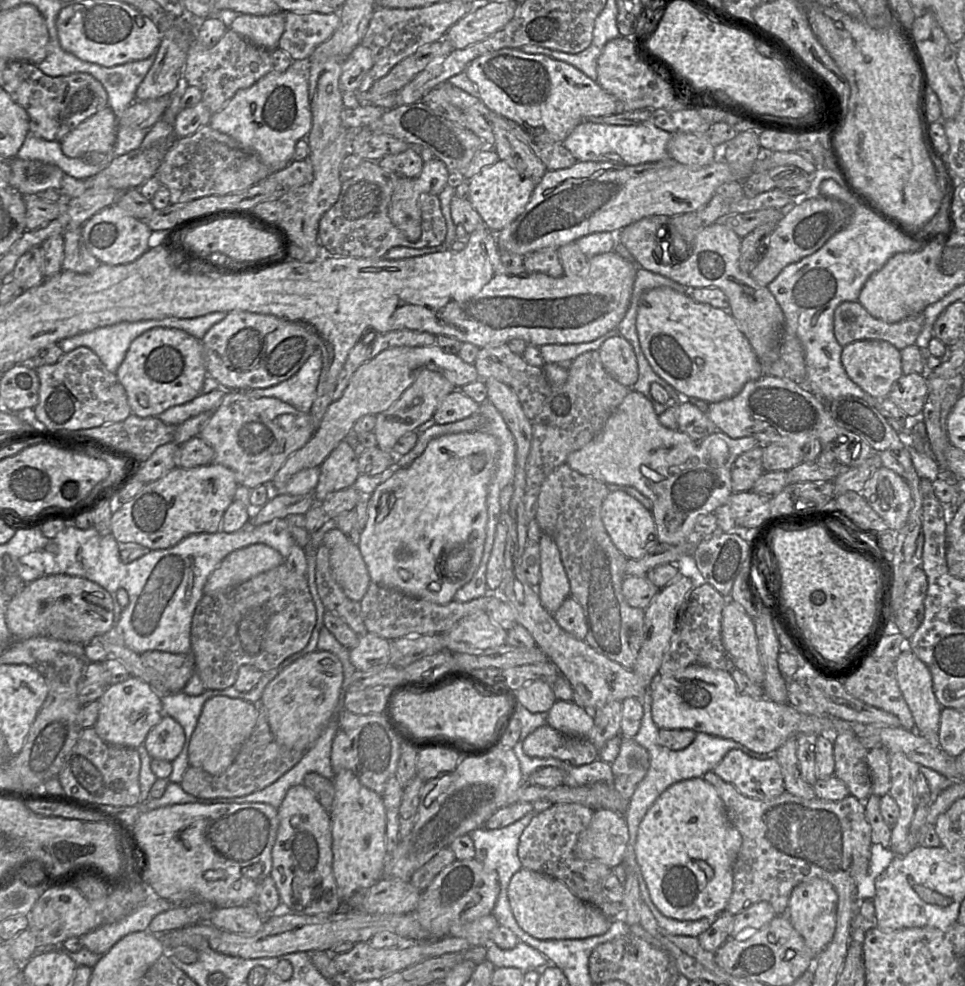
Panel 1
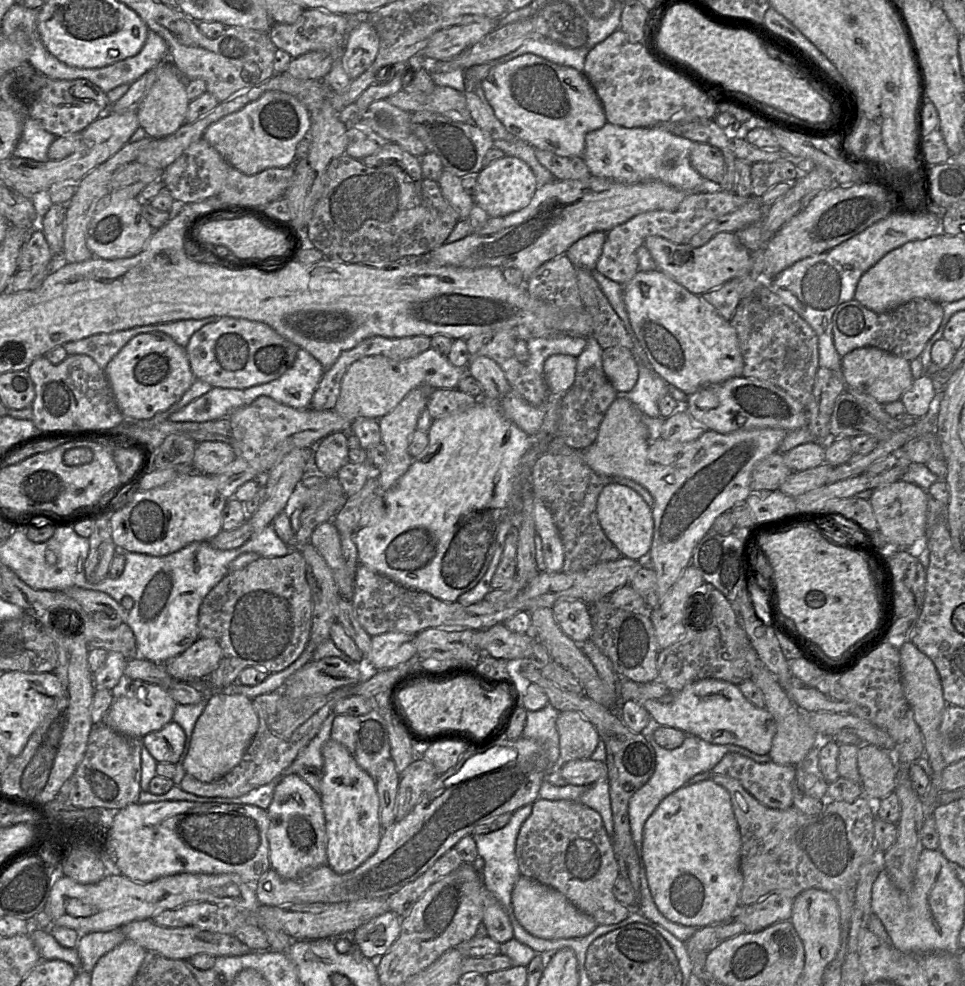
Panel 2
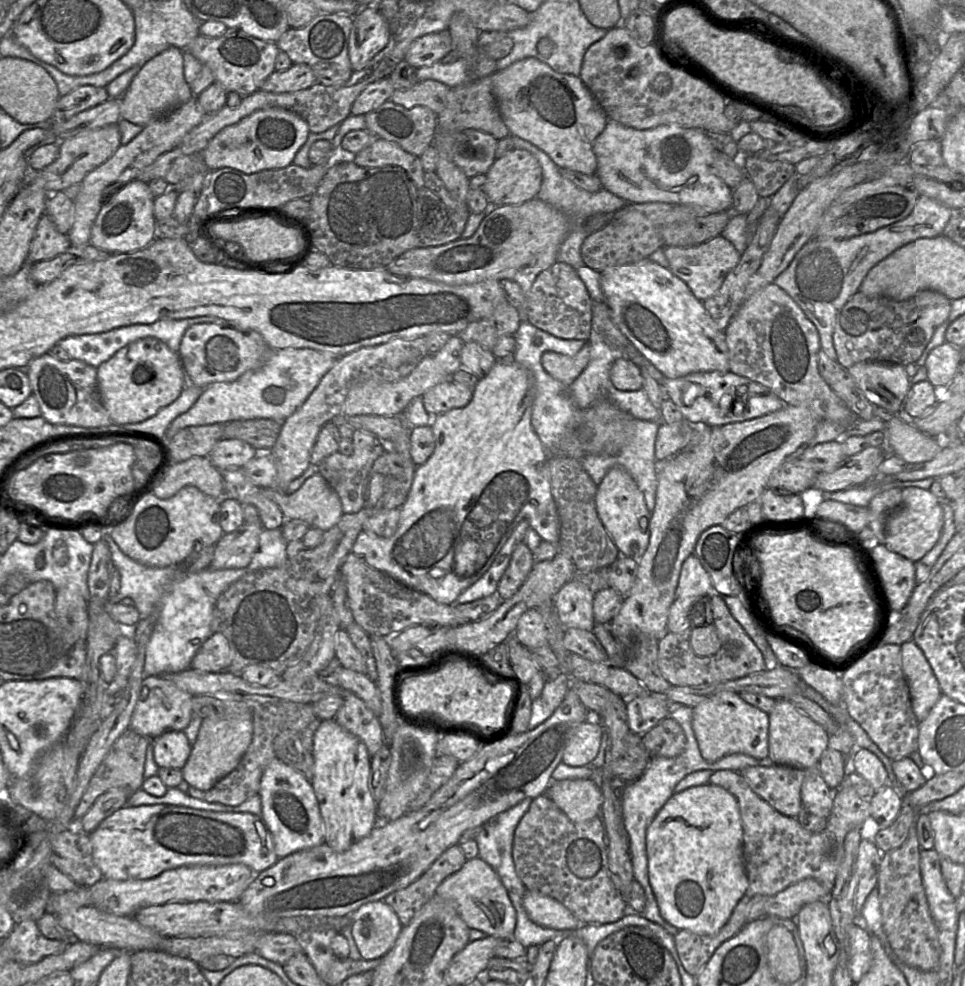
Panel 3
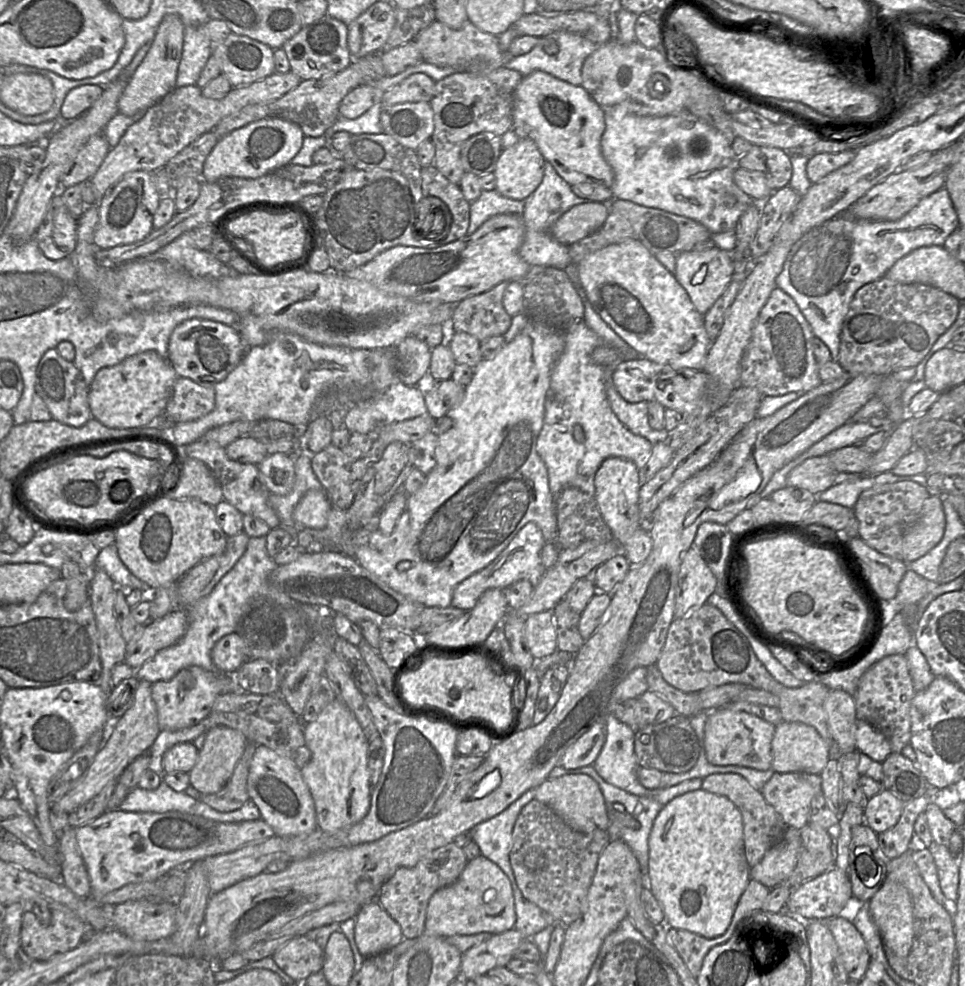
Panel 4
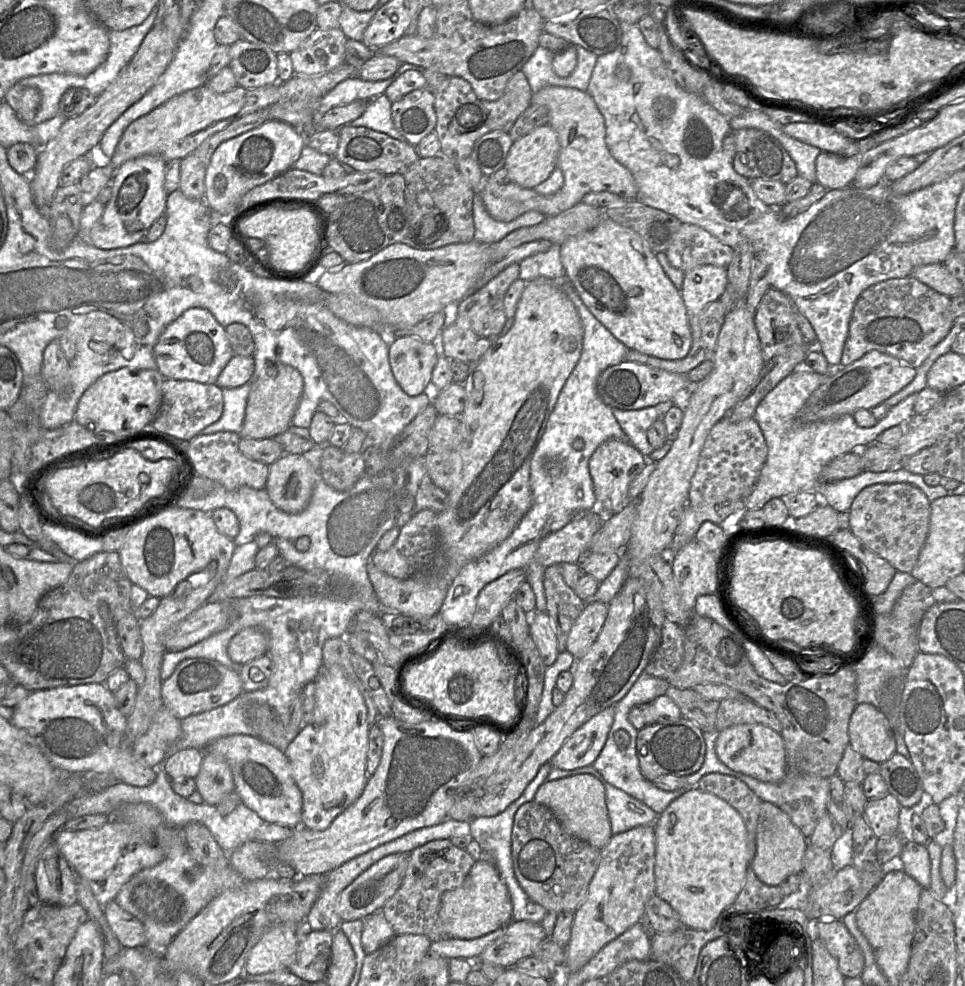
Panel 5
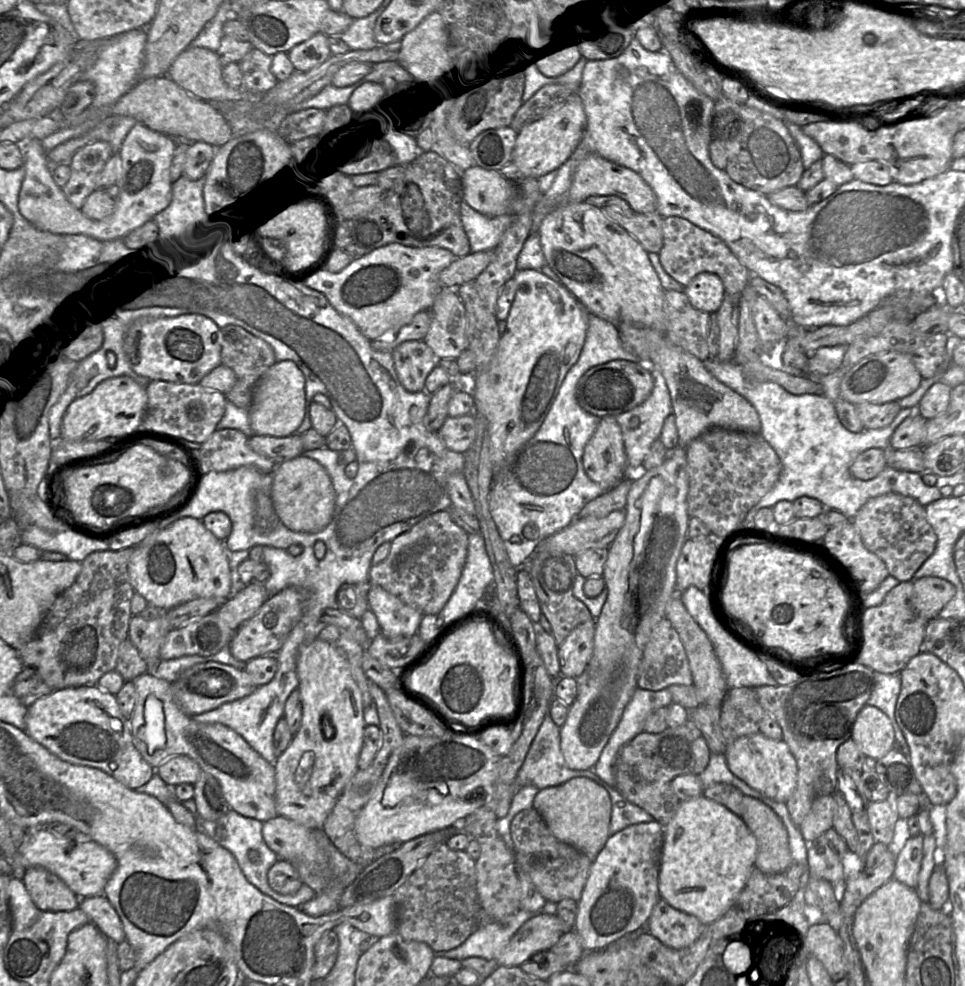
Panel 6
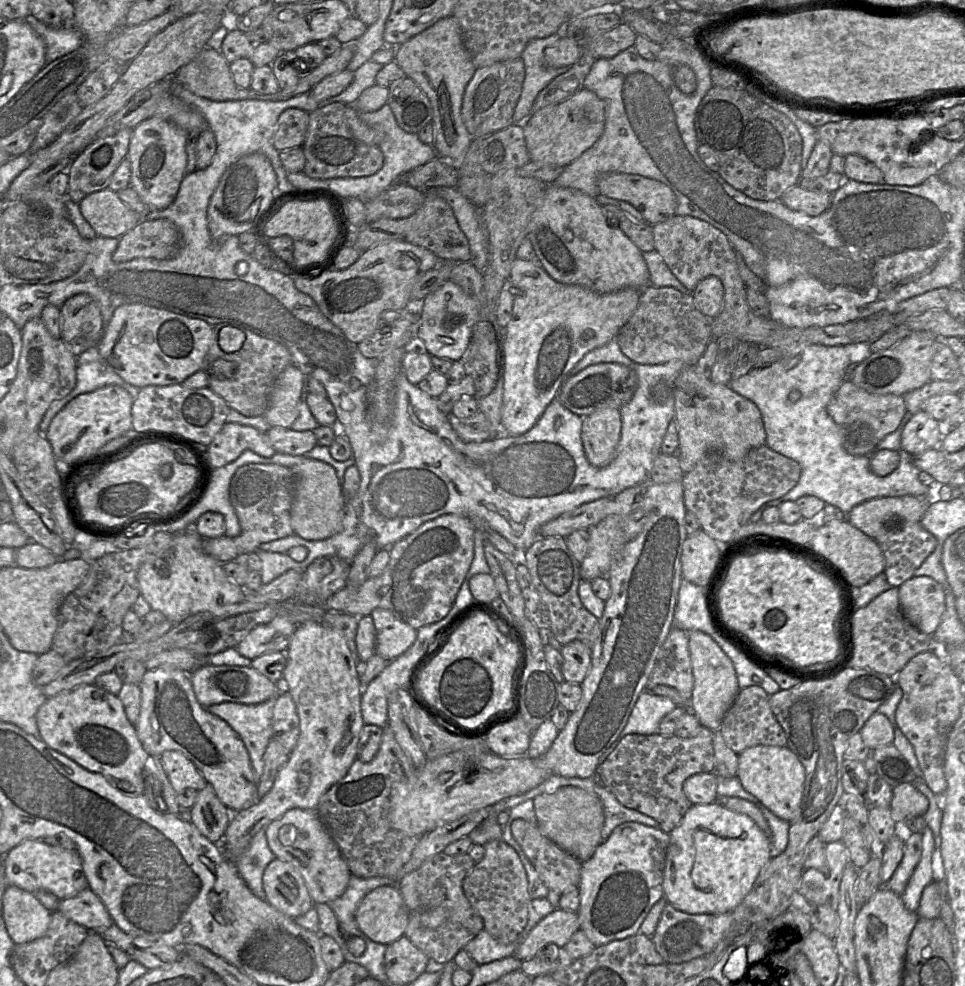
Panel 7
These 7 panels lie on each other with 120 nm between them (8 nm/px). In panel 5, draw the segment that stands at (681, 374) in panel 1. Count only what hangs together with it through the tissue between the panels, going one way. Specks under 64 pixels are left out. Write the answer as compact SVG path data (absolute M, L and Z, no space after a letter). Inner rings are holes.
M604 216L593 229L568 238L560 245L566 278L591 313L628 349L665 360L681 360L692 347L692 333L681 292L659 264L643 238L632 229Z

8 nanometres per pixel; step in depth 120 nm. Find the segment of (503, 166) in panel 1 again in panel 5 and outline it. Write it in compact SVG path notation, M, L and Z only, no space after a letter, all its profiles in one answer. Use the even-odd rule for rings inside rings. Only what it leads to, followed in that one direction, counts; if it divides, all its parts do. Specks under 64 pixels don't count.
M549 124L515 141L504 165L510 182L534 188L545 181L558 166L559 149L557 134Z

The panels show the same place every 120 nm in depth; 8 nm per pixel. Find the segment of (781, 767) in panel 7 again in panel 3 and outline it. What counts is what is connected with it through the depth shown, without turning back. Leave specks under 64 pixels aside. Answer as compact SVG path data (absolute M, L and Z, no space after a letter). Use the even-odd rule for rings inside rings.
M722 691L693 707L692 728L702 757L708 762L742 753L764 759L769 753L769 714L745 702L738 693Z

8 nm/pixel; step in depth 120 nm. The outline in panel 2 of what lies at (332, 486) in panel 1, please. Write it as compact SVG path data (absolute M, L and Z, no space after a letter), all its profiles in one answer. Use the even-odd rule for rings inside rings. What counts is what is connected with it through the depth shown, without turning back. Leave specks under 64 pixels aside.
M346 431L333 432L315 446L313 461L317 471L324 476L336 476L349 460Z

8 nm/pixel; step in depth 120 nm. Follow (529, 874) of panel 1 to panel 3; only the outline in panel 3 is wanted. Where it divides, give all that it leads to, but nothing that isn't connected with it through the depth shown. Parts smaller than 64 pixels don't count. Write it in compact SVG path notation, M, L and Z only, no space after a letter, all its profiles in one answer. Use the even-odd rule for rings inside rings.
M526 890L523 907L528 917L543 927L555 930L572 930L581 925L579 920L562 903L537 892Z

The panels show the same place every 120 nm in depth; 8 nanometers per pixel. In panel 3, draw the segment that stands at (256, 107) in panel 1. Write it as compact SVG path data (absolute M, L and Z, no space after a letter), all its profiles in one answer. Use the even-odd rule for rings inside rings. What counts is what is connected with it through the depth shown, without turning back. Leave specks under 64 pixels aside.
M280 107L258 110L218 132L203 150L203 159L210 171L228 167L253 174L285 168L309 134L307 122L291 111Z

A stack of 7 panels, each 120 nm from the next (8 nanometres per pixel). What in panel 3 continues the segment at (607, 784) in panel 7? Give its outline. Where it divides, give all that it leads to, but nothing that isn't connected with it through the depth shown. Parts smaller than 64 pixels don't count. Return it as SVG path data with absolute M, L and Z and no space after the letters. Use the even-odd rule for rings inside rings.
M666 717L641 736L642 743L651 755L666 758L681 754L686 745L682 727L672 718Z

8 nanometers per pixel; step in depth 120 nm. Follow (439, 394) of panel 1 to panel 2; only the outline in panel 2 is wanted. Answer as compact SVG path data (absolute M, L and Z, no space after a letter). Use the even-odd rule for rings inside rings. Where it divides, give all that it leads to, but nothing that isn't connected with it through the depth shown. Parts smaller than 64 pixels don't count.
M421 385L413 388L391 412L378 420L382 443L388 451L386 466L383 469L376 469L383 492L390 489L411 465L413 458L408 452L410 438L417 429L417 421L420 414L427 410L427 403L434 390L435 388L430 385Z

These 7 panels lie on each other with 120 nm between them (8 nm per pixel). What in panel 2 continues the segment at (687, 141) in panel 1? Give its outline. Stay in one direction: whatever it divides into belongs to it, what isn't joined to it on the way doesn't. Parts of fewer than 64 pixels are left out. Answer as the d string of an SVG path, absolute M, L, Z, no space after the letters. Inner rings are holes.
M693 142L690 148L690 162L696 171L710 181L719 184L725 173L722 151L710 144Z

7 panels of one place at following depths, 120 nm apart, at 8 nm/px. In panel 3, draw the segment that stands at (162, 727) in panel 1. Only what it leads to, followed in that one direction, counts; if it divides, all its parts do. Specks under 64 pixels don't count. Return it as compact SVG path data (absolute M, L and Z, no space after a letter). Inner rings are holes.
M183 731L166 732L151 739L151 742L155 762L160 768L182 770L192 751L192 746Z

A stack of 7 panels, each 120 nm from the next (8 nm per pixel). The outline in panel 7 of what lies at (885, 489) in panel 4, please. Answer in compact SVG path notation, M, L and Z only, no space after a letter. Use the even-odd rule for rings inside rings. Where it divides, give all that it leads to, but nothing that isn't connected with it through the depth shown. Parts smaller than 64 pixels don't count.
M904 522L893 527L893 535L878 543L885 558L884 574L892 587L899 587L937 546L936 537L920 522Z

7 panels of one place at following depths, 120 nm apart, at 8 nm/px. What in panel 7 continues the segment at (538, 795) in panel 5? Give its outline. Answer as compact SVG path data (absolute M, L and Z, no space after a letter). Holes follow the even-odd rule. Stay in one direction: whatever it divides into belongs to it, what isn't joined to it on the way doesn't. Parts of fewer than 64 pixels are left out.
M564 786L552 794L542 794L533 799L537 826L541 833L560 848L585 862L603 842L601 830L605 816L599 798L581 788Z

